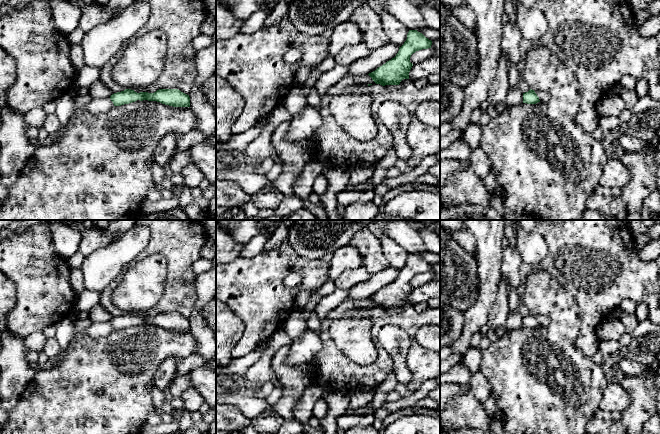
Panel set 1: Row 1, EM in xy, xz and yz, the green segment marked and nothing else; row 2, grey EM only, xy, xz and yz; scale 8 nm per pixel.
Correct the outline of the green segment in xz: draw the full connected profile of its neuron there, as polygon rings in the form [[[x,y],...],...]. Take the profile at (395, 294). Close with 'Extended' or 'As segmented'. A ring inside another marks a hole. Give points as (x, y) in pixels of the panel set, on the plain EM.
[[[409,254],[407,263],[399,271],[394,282],[368,299],[376,308],[399,309],[403,303],[409,303],[409,296],[413,290],[410,281],[416,275],[431,272],[432,265],[417,254]]]. As segmented

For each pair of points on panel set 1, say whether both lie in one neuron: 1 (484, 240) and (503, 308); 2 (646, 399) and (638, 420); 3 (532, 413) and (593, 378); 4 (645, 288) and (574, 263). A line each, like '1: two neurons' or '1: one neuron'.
1: two neurons
2: one neuron
3: one neuron
4: one neuron

